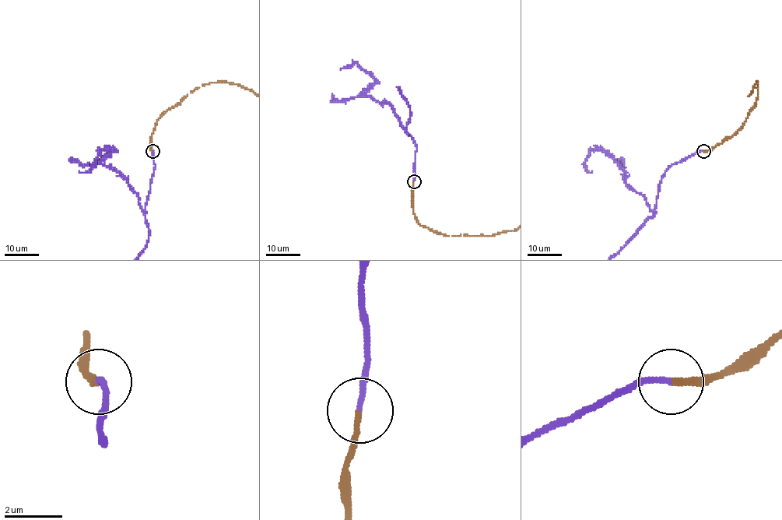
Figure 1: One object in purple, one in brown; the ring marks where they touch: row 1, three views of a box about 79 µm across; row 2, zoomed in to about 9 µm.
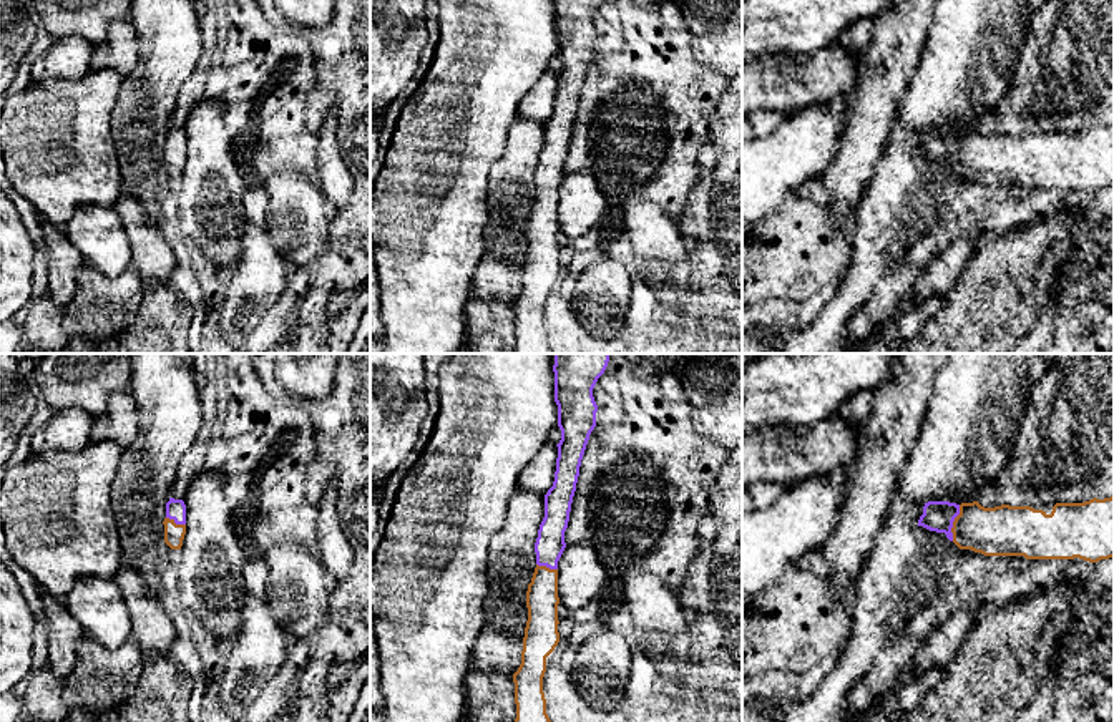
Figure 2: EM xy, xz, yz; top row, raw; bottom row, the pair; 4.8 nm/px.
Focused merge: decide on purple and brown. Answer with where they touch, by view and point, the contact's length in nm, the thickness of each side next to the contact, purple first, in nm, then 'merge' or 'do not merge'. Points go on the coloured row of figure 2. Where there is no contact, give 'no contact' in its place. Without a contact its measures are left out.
meets purple in yz at (952, 523); contact 180 nm long; 150 nm thick on the purple side, 240 nm on the other; merge

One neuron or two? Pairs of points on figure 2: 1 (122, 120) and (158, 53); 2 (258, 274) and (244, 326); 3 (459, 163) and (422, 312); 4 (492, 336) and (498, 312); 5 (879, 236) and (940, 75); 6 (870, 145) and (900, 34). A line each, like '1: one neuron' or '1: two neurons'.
1: one neuron
2: one neuron
3: one neuron
4: one neuron
5: one neuron
6: one neuron

